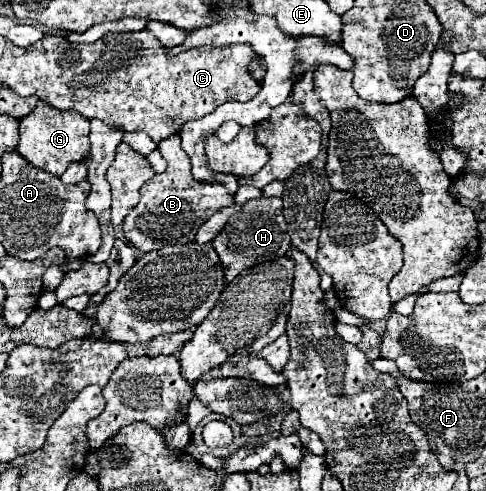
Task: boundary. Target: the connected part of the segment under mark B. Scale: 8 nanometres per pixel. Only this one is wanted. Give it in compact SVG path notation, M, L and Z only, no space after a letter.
M172 135L158 143L158 151L166 160L167 169L162 174L156 174L150 179L142 191L138 205L126 215L122 227L126 239L140 251L154 251L162 249L164 245L172 243L190 243L198 227L222 207L234 203L230 193L220 183L200 183L194 181L191 173L190 159L181 147L180 135Z

